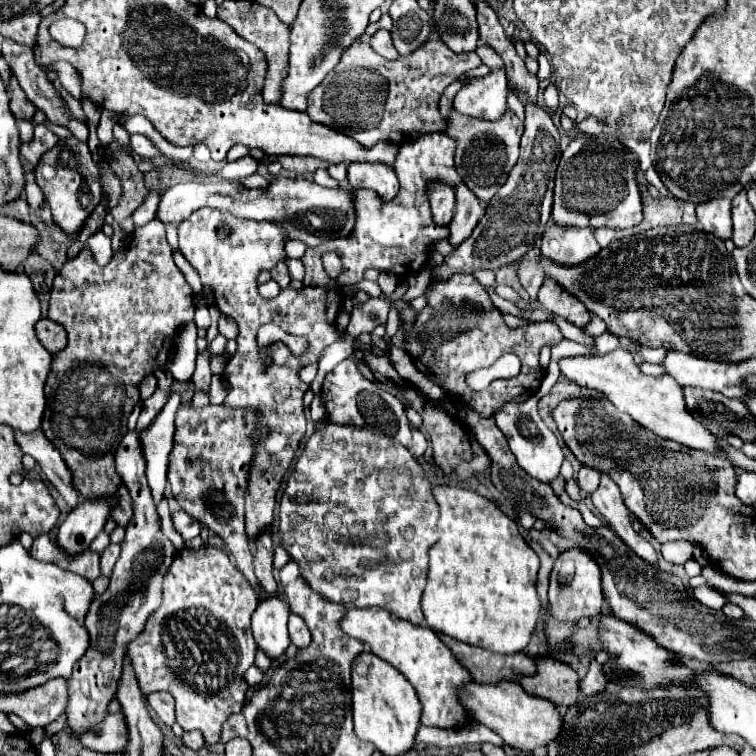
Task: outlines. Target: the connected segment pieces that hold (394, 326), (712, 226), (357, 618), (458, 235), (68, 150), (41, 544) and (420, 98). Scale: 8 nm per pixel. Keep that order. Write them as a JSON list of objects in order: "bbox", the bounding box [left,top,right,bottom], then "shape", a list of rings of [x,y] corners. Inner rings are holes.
[{"bbox":[386,307,400,338],"shape":[[[391,307],[388,314],[387,324],[386,324],[386,337],[390,338],[394,336],[399,326],[400,326],[400,321],[398,317],[398,312],[396,308]]]},{"bbox":[696,199,732,239],"shape":[[[712,199],[696,205],[698,221],[702,223],[704,231],[728,239],[732,235],[732,221],[730,221],[730,199]]]},{"bbox":[340,609,474,729],"shape":[[[350,609],[346,617],[340,623],[342,631],[350,637],[360,639],[362,643],[368,643],[370,651],[384,659],[386,663],[394,665],[416,689],[422,707],[420,723],[428,727],[440,727],[440,729],[460,729],[466,725],[472,725],[474,719],[460,703],[458,689],[466,683],[472,683],[472,677],[468,677],[468,671],[462,669],[460,661],[452,657],[452,651],[440,641],[438,633],[432,631],[426,625],[412,625],[408,621],[402,621],[394,617],[386,609]]]},{"bbox":[448,183,484,247],"shape":[[[458,183],[454,187],[456,191],[456,211],[452,217],[452,223],[448,225],[450,229],[450,243],[456,247],[460,245],[460,241],[468,239],[474,231],[474,227],[478,225],[480,217],[484,215],[484,209],[478,201],[478,197],[462,183]]]},{"bbox":[34,137,102,237],"shape":[[[76,137],[60,139],[48,153],[42,155],[34,173],[36,173],[36,183],[46,197],[46,203],[52,211],[56,225],[66,235],[76,237],[76,233],[84,225],[86,217],[96,209],[96,205],[102,199],[102,189],[98,183],[100,181],[98,165],[92,161],[88,143],[80,141]]]},{"bbox":[30,535,68,561],"shape":[[[38,535],[32,543],[32,549],[30,549],[32,557],[40,559],[40,561],[60,561],[60,559],[68,559],[66,553],[60,553],[56,547],[54,547],[54,541],[48,537],[48,535]]]},{"bbox":[306,35,482,147],"shape":[[[436,35],[408,57],[398,57],[396,61],[380,57],[366,41],[356,41],[344,53],[336,69],[332,69],[332,73],[310,93],[306,113],[316,123],[348,133],[348,137],[366,147],[372,147],[378,141],[402,143],[402,137],[414,139],[426,133],[444,133],[446,121],[438,113],[442,91],[452,81],[460,79],[460,75],[480,65],[482,61],[474,51],[452,53]]]}]

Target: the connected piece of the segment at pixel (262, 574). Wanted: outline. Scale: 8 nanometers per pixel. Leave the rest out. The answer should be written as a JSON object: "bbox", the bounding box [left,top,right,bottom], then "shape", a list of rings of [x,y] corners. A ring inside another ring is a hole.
{"bbox":[254,531,276,595],"shape":[[[264,531],[260,537],[256,537],[256,551],[254,551],[254,573],[260,581],[260,585],[270,593],[276,595],[276,581],[272,575],[272,555],[274,555],[274,543],[270,539],[270,533]]]}

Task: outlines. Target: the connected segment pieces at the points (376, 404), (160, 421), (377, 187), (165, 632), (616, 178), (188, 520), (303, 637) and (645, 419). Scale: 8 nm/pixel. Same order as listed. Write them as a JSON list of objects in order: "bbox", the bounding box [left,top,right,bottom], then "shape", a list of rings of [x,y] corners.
[{"bbox":[322,359,428,459],"shape":[[[346,359],[340,365],[336,365],[330,373],[326,373],[324,385],[322,385],[322,401],[324,401],[324,407],[328,411],[328,419],[332,423],[368,427],[374,433],[392,437],[392,439],[400,441],[416,459],[420,459],[428,447],[428,441],[422,435],[422,431],[418,431],[416,427],[410,425],[410,421],[406,417],[406,409],[398,401],[398,397],[394,397],[386,389],[374,385],[372,381],[368,381],[358,371],[354,359]]]},{"bbox":[140,393,180,503],"shape":[[[172,393],[168,403],[150,423],[150,427],[140,431],[140,445],[144,449],[144,459],[148,461],[146,479],[148,479],[148,487],[152,489],[154,503],[160,503],[164,499],[164,491],[166,491],[168,453],[172,449],[174,413],[176,413],[178,405],[180,405],[180,395]]]},{"bbox":[348,165,398,199],"shape":[[[348,165],[348,181],[354,189],[374,189],[382,199],[392,199],[398,191],[398,179],[388,165]]]},{"bbox":[128,547,258,747],"shape":[[[202,547],[198,551],[194,549],[182,549],[176,553],[172,565],[168,567],[166,571],[166,577],[164,577],[164,593],[162,593],[162,605],[150,613],[142,633],[128,645],[128,655],[132,659],[132,665],[134,665],[134,671],[136,671],[136,677],[138,677],[138,683],[140,683],[140,689],[144,695],[150,695],[150,693],[156,693],[156,691],[168,691],[174,701],[176,701],[176,723],[184,729],[184,731],[202,731],[202,737],[204,737],[204,743],[206,747],[214,747],[218,743],[218,737],[220,737],[220,729],[222,729],[222,723],[232,715],[232,713],[238,713],[246,701],[246,691],[248,691],[248,683],[244,681],[244,673],[248,671],[248,667],[254,663],[254,655],[256,655],[256,643],[254,643],[254,637],[252,637],[252,631],[250,631],[250,617],[258,605],[258,597],[256,597],[256,591],[252,589],[252,585],[248,583],[248,579],[230,563],[228,555],[222,551],[222,549],[216,549],[216,547]]]},{"bbox":[552,135,642,227],"shape":[[[584,135],[572,141],[560,157],[554,187],[552,219],[558,225],[576,227],[632,227],[642,221],[642,195],[636,181],[640,157],[636,151],[616,143],[614,147],[592,147],[596,137]]]},{"bbox":[172,511,202,539],"shape":[[[176,511],[174,515],[172,515],[172,521],[174,521],[174,527],[176,527],[176,531],[184,537],[184,539],[192,539],[192,537],[198,537],[200,535],[200,531],[202,531],[202,527],[200,527],[200,523],[196,521],[196,519],[192,519],[186,511]]]},{"bbox":[288,613,310,649],"shape":[[[292,613],[290,621],[288,621],[288,631],[290,631],[290,641],[298,649],[302,649],[302,647],[306,647],[310,643],[310,631],[308,631],[306,623],[302,621],[302,617],[298,617],[298,615]]]},{"bbox":[558,349,720,457],"shape":[[[616,349],[612,353],[604,355],[574,355],[574,357],[564,357],[558,361],[560,373],[568,379],[574,381],[580,387],[600,391],[610,403],[616,405],[618,411],[628,413],[636,423],[642,427],[650,429],[658,437],[672,439],[680,445],[692,447],[692,449],[704,449],[710,451],[718,457],[720,453],[720,443],[718,439],[706,431],[686,409],[682,387],[668,375],[662,377],[650,377],[644,375],[638,365],[632,359],[632,353],[628,349]]]}]

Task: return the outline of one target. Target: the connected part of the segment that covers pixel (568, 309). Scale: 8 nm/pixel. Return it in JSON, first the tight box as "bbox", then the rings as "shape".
{"bbox":[538,279,590,327],"shape":[[[544,279],[540,291],[538,291],[538,301],[544,309],[564,317],[572,325],[584,327],[590,321],[590,311],[570,293],[560,289],[560,285],[552,279]]]}

